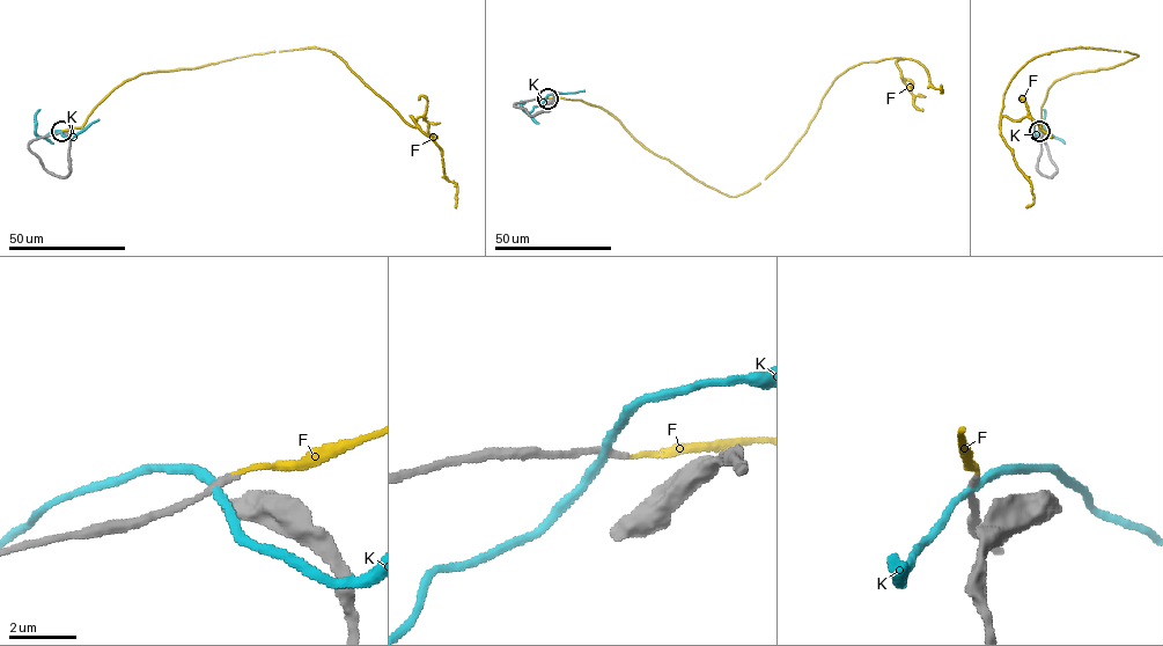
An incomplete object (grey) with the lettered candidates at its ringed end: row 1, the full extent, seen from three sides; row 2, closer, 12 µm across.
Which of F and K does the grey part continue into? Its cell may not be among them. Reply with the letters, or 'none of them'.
F

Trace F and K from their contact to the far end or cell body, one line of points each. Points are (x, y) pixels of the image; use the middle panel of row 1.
F: (546, 98), (600, 107), (654, 153), (735, 197), (788, 155), (848, 68), (915, 60), (942, 93), (941, 85)
K: (545, 98), (527, 112), (520, 103), (525, 101)

